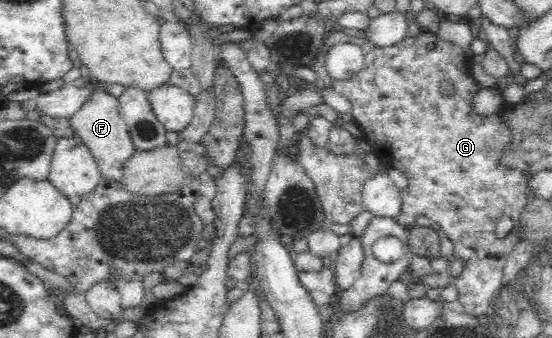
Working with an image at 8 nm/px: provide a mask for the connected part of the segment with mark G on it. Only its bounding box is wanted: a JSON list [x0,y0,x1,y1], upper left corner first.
[312,28,527,318]

